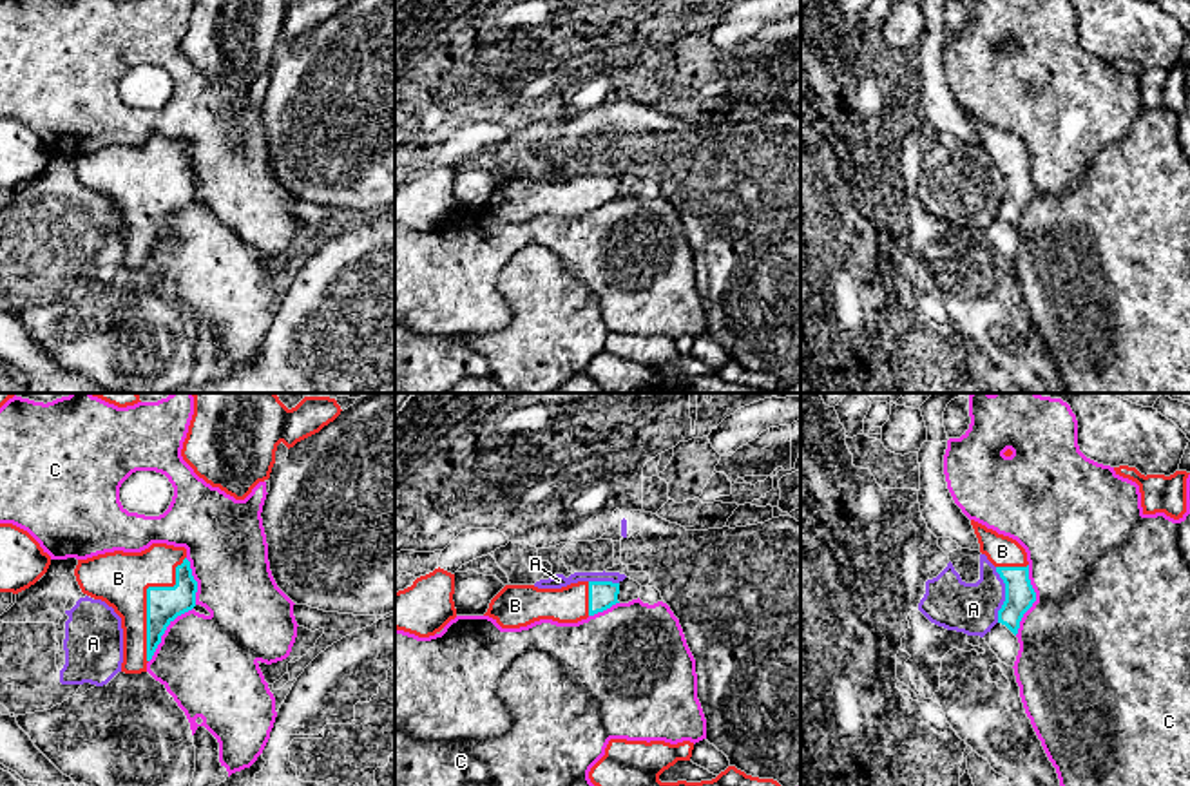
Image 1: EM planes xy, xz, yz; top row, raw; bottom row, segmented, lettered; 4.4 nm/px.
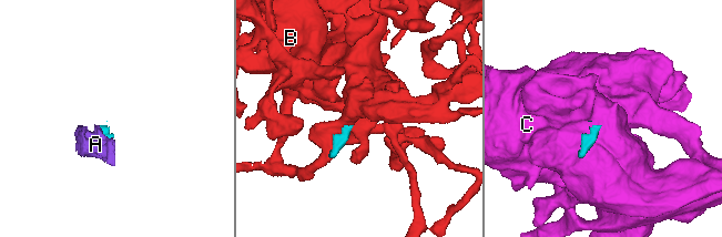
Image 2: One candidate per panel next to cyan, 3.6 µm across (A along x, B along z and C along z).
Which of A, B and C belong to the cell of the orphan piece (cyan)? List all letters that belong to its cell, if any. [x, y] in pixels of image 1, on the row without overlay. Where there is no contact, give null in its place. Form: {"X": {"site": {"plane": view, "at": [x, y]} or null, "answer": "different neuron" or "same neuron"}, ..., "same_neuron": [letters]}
{"A": {"site": {"plane": "yz", "at": [1006, 189]}, "answer": "different neuron"}, "B": {"site": {"plane": "xy", "at": [147, 192]}, "answer": "same neuron"}, "C": {"site": {"plane": "yz", "at": [1035, 194]}, "answer": "different neuron"}, "same_neuron": ["B"]}

